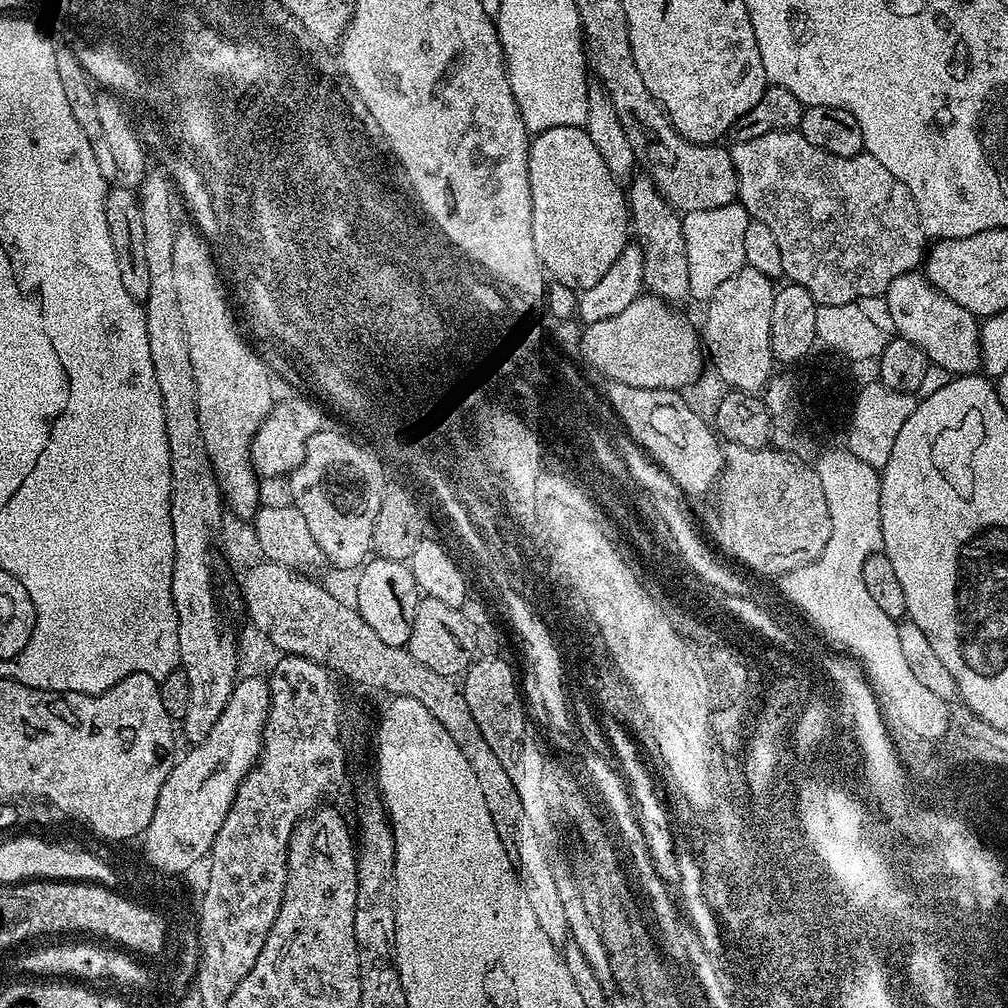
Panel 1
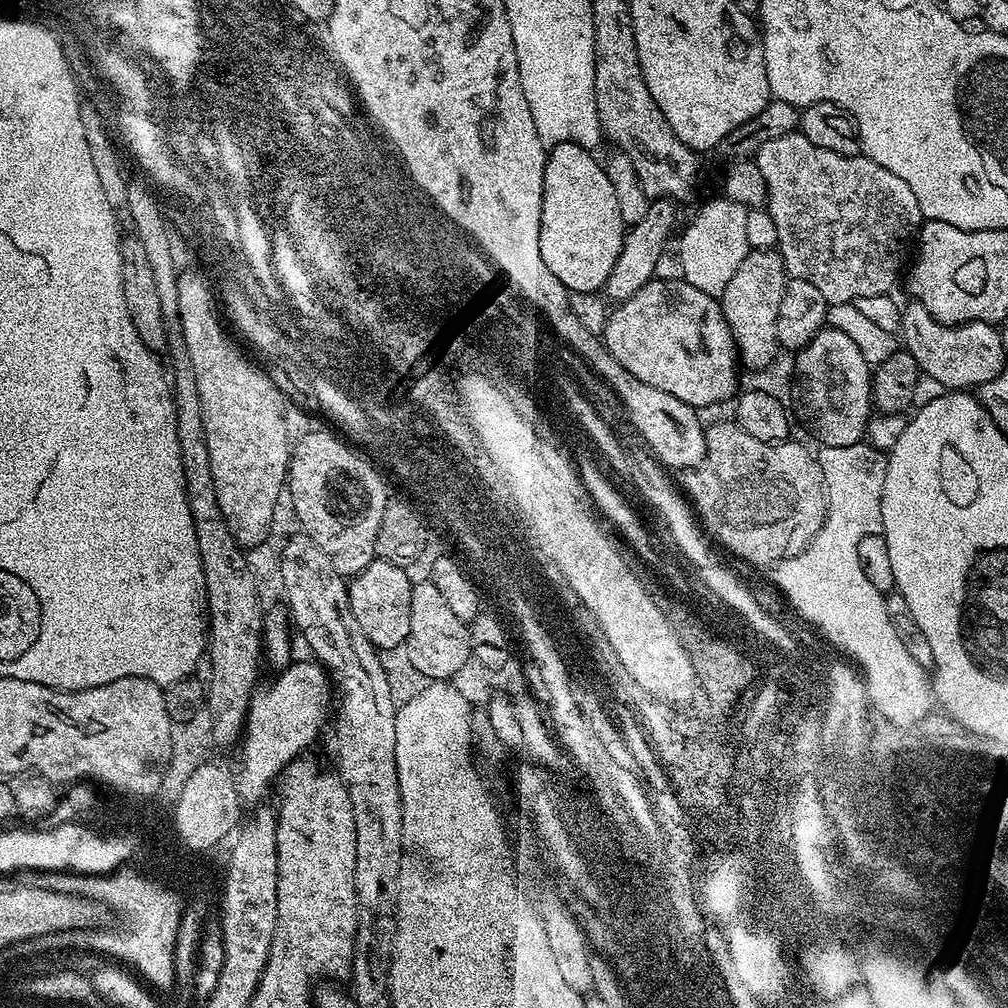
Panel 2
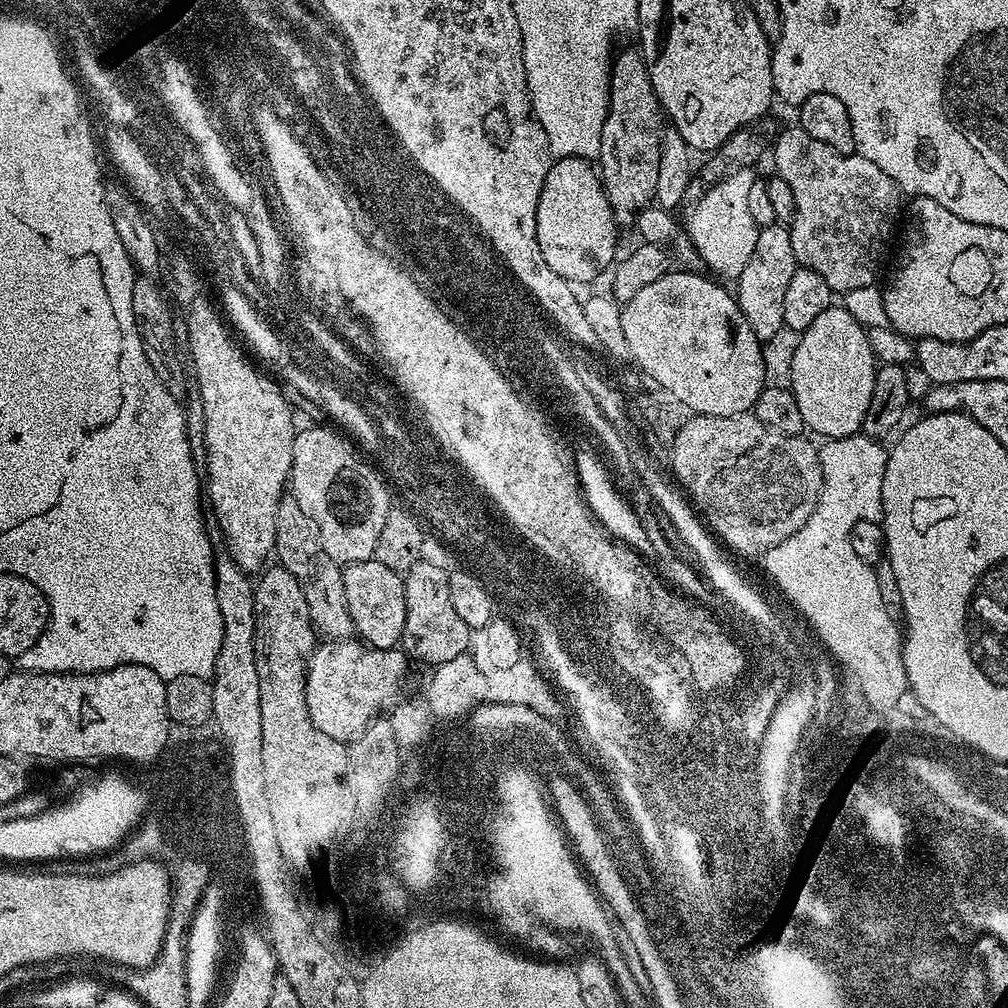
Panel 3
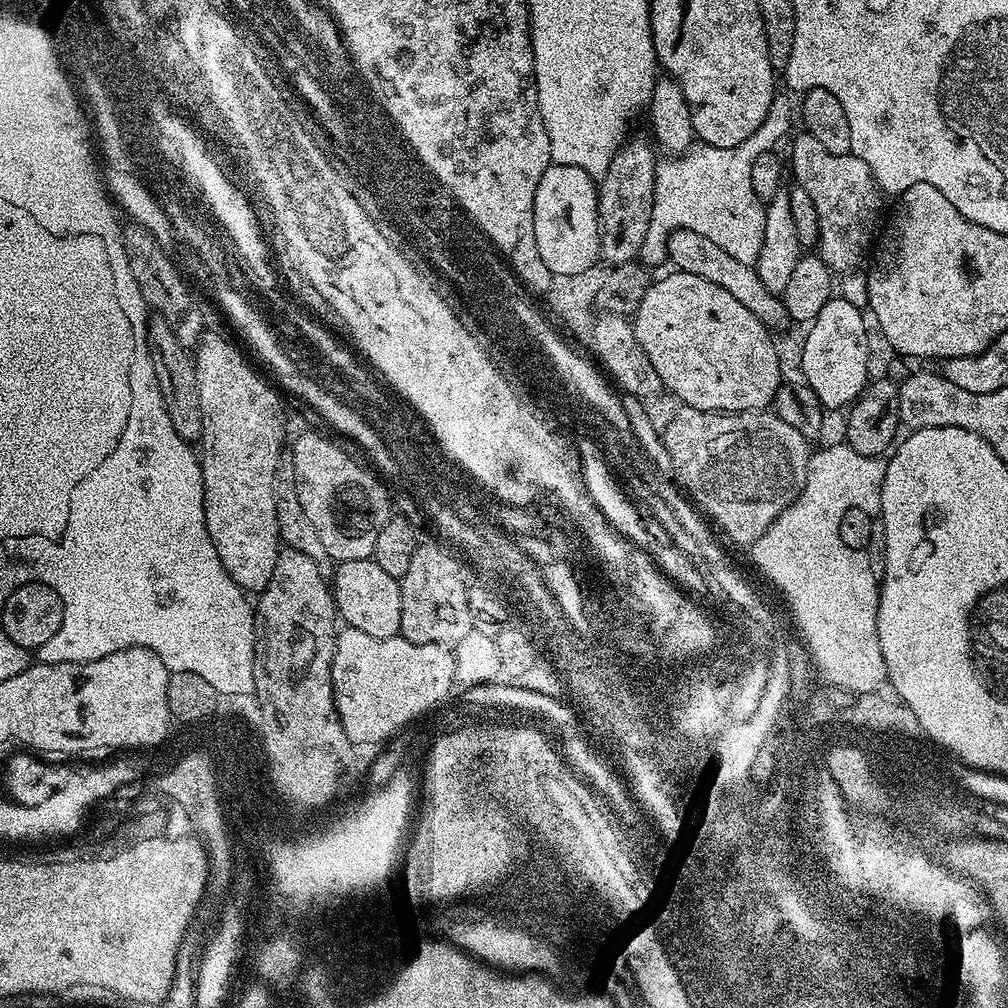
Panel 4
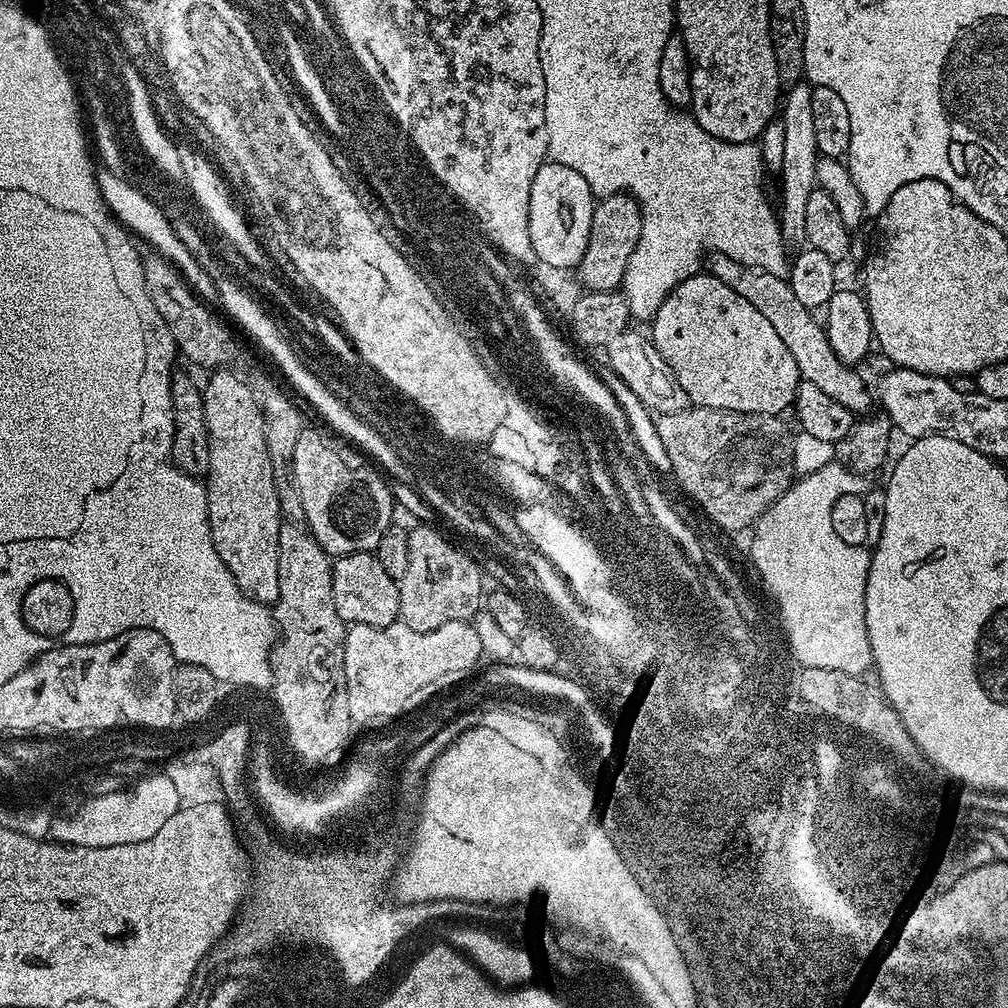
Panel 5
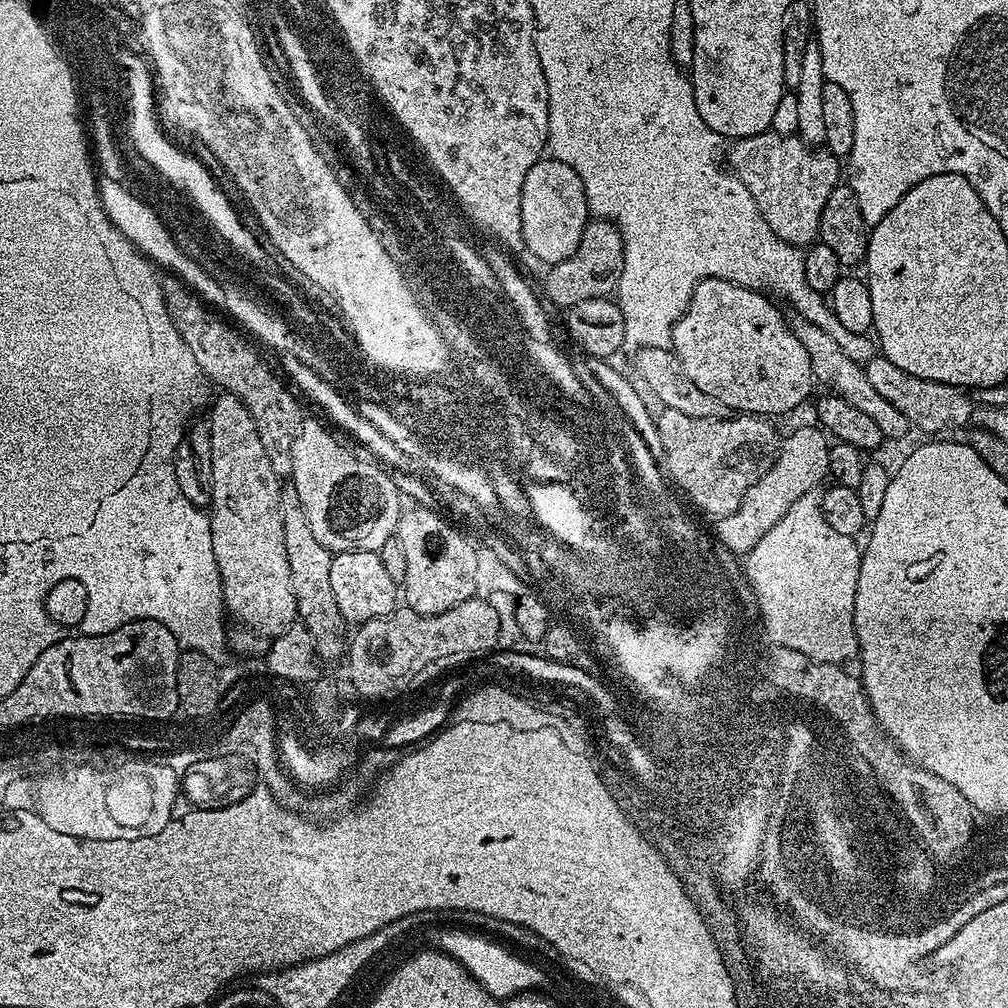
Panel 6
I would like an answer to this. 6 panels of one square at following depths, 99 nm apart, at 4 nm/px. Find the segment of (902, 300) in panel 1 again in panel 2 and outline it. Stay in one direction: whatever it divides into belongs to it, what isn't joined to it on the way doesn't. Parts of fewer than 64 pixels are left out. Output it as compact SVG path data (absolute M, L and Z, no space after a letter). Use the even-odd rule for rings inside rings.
M915 302L904 304L899 335L903 351L918 362L921 373L928 376L944 390L976 390L981 384L998 378L1006 366L1006 349L1002 346L1000 328L986 322L969 324L939 324L926 310L926 306Z

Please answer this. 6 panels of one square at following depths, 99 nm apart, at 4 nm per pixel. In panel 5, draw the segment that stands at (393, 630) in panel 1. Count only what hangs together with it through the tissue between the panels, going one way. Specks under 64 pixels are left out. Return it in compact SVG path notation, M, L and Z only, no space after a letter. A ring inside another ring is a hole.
M355 552L349 556L338 556L332 561L334 582L334 607L345 622L351 626L374 626L385 628L400 620L400 585L390 578L382 562L371 552Z

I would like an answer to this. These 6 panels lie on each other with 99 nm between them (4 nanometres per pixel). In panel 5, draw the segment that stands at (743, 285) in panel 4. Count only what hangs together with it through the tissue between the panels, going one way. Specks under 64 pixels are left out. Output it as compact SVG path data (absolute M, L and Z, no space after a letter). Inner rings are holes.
M708 252L706 256L707 275L718 278L718 282L726 282L734 294L742 294L750 306L755 306L764 317L774 326L778 338L790 350L794 362L798 362L798 370L804 380L814 382L822 394L830 394L834 402L842 402L846 410L853 414L864 414L873 407L874 396L868 393L862 377L856 373L855 367L849 366L834 354L834 350L828 341L828 335L824 333L824 325L814 317L813 309L802 306L794 295L794 290L788 285L787 279L778 274L770 274L770 270L762 270L758 266L746 266L742 262L734 262L734 258L726 258L721 252Z

